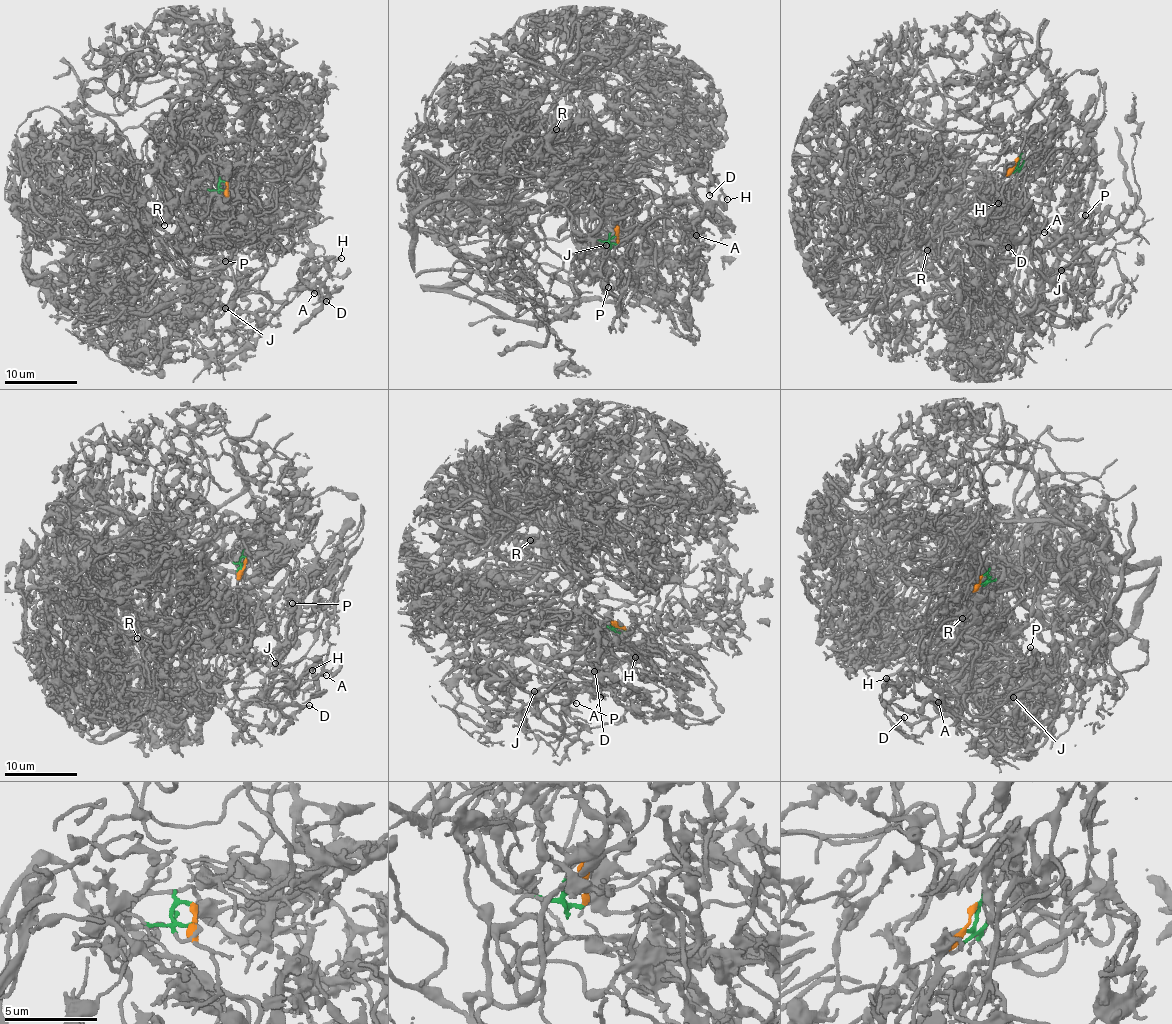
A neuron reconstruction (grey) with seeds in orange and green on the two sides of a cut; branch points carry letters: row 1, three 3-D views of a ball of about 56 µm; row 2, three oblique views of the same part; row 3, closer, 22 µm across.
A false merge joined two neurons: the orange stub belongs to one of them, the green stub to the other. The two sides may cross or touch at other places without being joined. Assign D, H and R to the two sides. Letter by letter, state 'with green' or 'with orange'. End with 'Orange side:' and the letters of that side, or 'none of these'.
D: with orange
H: with orange
R: with green
Orange side: D, H

